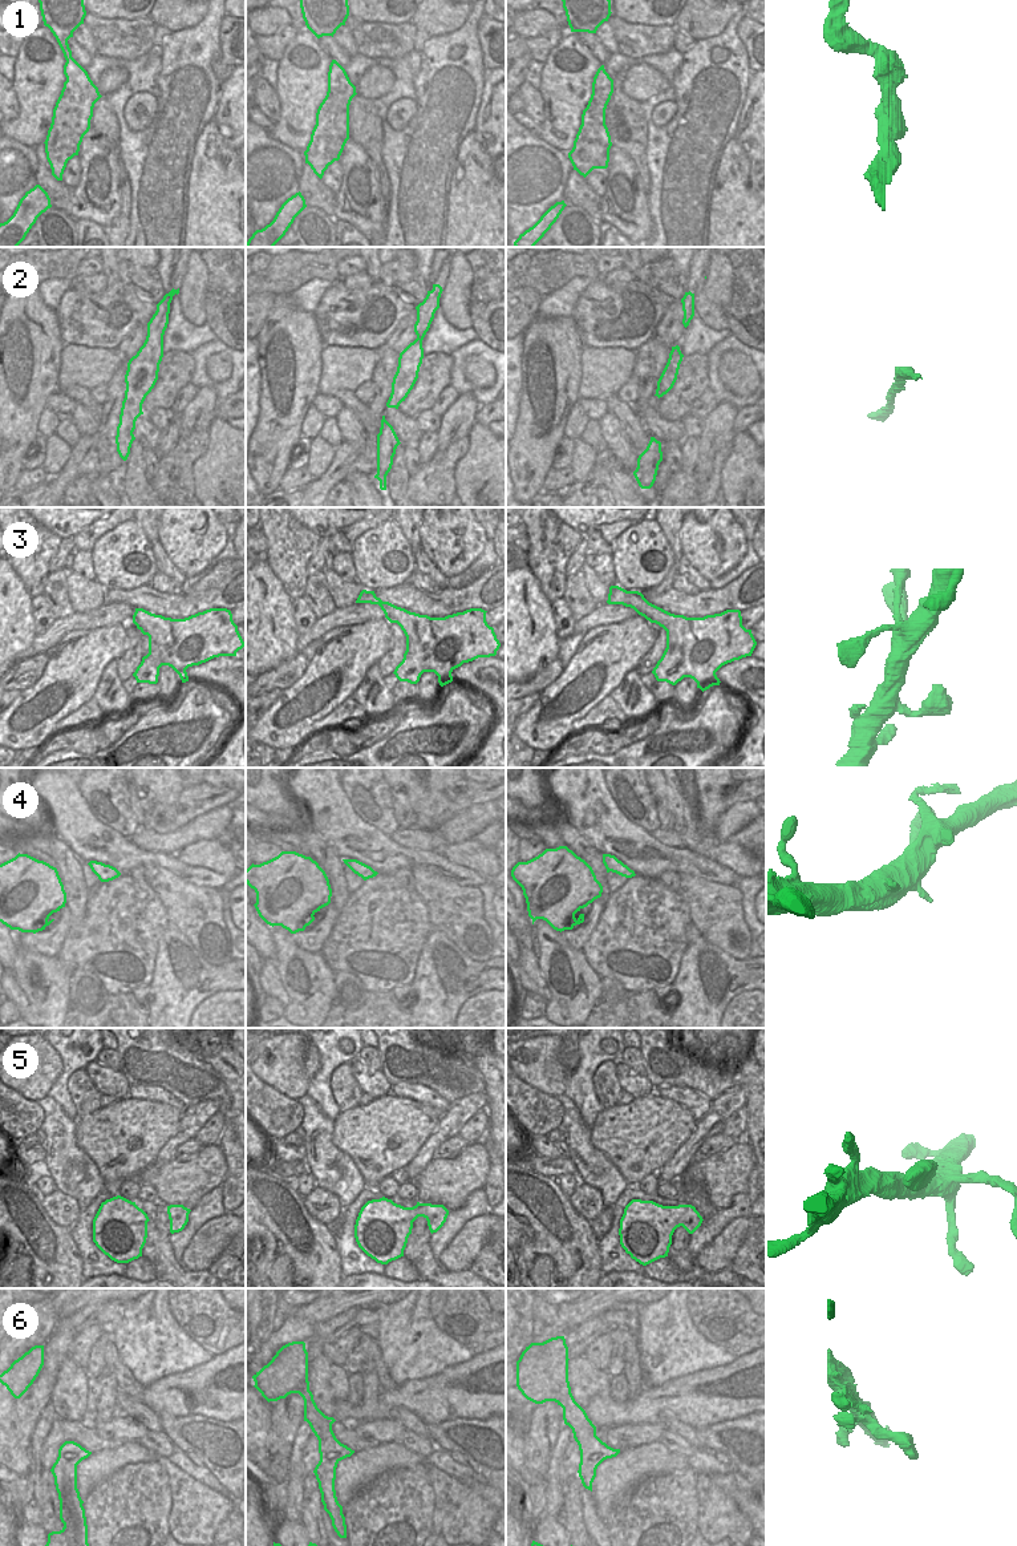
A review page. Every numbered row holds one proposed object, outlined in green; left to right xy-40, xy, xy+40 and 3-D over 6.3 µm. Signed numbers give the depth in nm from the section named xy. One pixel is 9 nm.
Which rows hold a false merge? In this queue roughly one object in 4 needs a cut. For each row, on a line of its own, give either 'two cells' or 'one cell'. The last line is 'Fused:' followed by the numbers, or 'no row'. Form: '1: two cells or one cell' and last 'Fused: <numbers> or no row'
1: two cells
2: one cell
3: one cell
4: one cell
5: one cell
6: one cell
Fused: 1

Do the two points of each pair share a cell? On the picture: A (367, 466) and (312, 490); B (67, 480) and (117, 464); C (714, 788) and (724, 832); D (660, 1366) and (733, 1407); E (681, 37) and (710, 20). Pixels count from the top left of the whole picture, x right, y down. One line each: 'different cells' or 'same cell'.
A: same cell
B: same cell
C: different cells
D: different cells
E: different cells

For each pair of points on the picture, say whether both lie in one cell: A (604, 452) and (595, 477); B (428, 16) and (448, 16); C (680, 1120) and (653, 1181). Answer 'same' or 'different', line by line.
A: same
B: same
C: different

